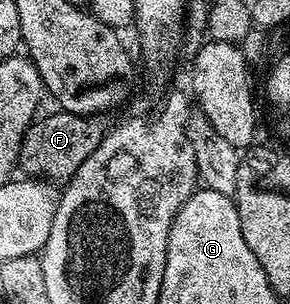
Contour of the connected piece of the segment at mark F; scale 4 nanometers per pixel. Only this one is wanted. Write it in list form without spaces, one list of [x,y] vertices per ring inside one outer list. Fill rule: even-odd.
[[[56,110],[57,112],[38,117],[28,130],[24,133],[21,140],[20,154],[18,156],[18,167],[31,178],[48,180],[51,178],[58,184],[68,183],[75,170],[87,160],[102,138],[108,132],[109,122],[101,114],[82,114]]]

